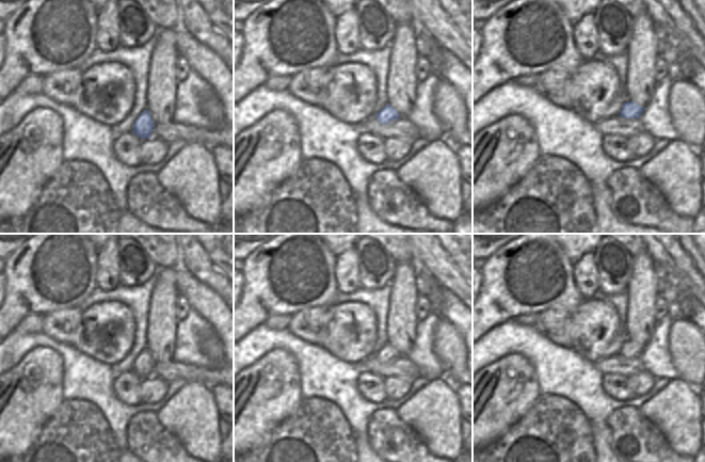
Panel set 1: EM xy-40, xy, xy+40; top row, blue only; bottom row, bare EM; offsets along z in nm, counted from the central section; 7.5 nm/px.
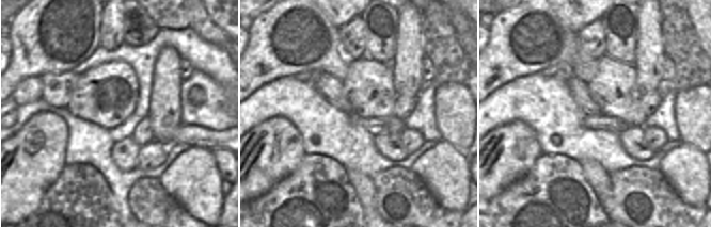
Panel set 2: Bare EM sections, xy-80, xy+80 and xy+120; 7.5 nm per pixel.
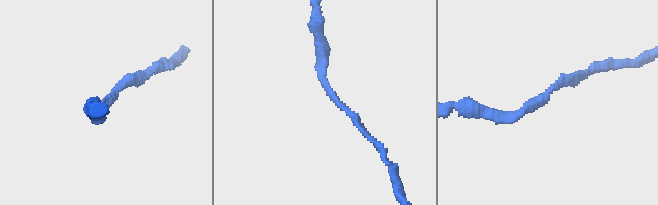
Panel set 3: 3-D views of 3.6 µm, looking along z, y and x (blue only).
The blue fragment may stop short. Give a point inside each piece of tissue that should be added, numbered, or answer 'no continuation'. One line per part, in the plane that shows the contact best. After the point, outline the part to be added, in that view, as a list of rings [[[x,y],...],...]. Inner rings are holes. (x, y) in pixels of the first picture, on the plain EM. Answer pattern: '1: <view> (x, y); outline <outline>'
no continuation

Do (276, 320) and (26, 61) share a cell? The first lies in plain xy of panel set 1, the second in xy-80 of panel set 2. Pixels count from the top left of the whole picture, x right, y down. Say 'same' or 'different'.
different

